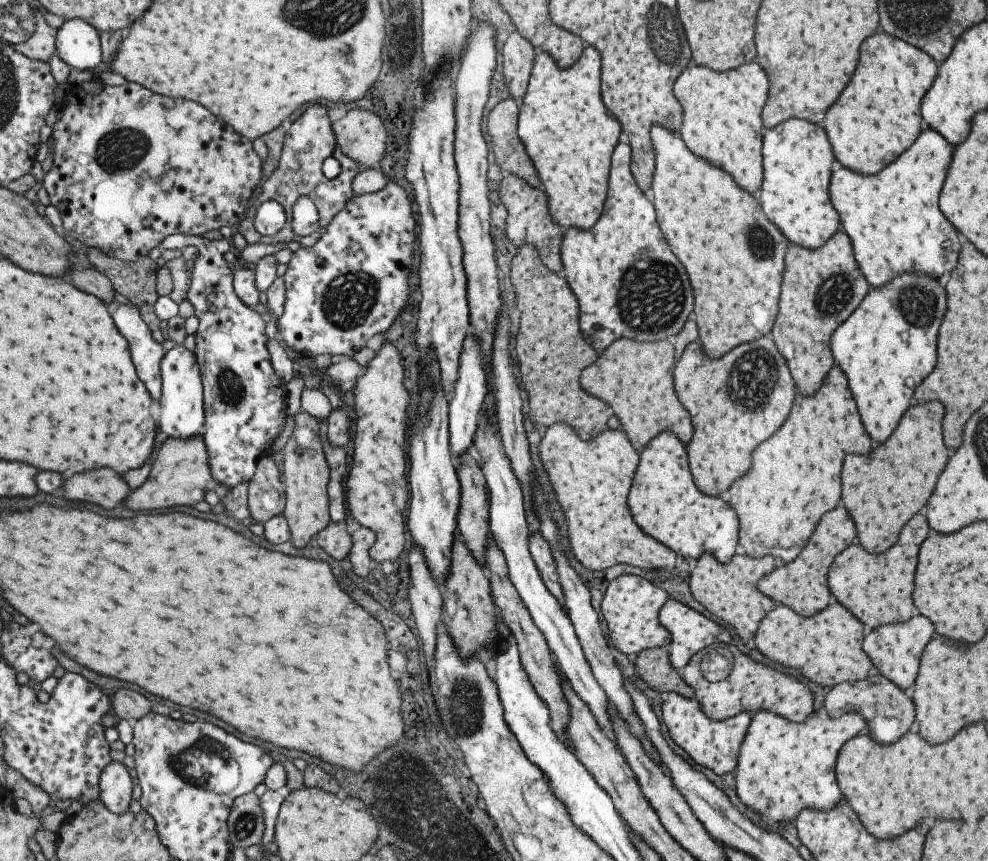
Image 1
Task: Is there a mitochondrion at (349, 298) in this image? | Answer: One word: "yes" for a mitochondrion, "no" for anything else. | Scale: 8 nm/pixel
yes

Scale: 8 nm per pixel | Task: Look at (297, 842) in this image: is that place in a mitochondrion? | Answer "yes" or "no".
no

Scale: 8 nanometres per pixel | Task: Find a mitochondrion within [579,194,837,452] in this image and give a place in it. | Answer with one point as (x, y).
(635, 314)

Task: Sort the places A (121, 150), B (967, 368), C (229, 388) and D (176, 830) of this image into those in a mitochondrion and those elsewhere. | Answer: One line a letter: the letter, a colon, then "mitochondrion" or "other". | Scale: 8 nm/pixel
A: mitochondrion
B: other
C: mitochondrion
D: other

